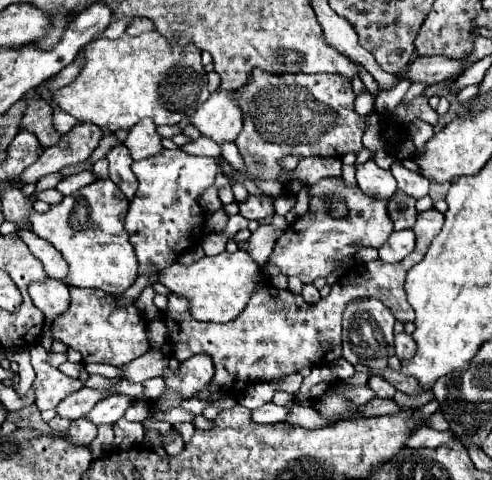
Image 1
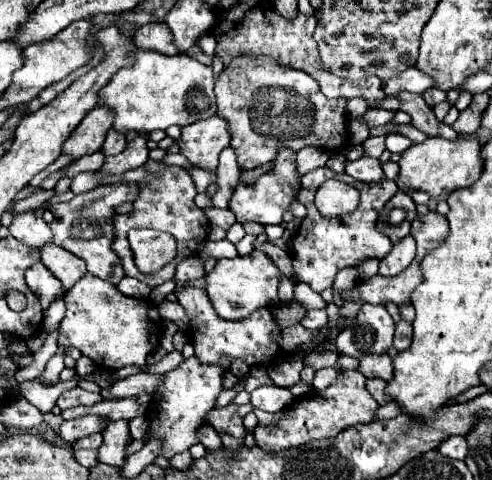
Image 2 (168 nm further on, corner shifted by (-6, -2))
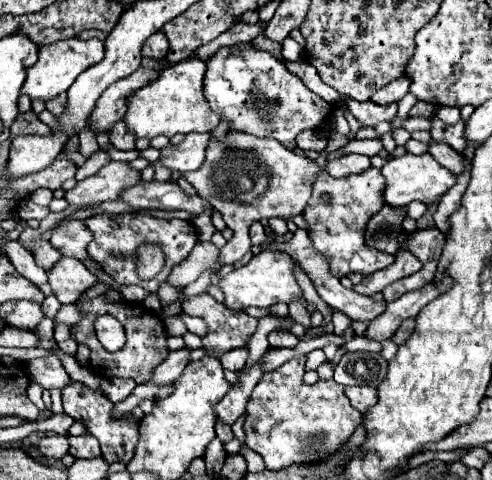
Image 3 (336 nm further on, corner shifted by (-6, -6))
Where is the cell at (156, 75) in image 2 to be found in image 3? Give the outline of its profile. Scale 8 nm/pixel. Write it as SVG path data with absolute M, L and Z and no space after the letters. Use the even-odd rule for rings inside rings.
M188 58L180 64L164 68L156 80L128 96L128 110L124 116L128 130L132 130L138 138L154 138L160 134L172 138L178 132L212 132L218 126L220 116L208 106L202 94L204 74L206 64L198 58Z

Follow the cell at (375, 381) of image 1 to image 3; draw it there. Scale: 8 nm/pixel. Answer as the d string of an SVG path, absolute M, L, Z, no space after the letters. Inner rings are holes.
M348 386L346 396L356 410L368 412L368 408L372 408L378 400L378 390L374 386Z

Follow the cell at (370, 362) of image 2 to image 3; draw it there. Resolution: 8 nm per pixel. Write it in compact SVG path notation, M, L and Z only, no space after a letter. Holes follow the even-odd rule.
M344 354L334 368L334 380L342 386L378 386L386 378L386 368L388 362L382 358L382 354Z

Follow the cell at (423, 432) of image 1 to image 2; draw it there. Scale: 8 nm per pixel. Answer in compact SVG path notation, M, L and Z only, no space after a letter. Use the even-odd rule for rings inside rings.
M450 436L448 440L444 440L444 444L440 444L438 450L442 456L456 458L456 460L464 460L468 456L468 444L462 436Z

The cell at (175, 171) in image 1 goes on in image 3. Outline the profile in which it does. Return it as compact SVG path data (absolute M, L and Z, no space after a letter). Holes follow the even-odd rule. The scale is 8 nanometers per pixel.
M144 212L120 214L120 216L98 214L98 216L88 218L86 224L94 232L94 240L88 244L88 254L104 268L104 272L108 272L118 284L126 284L126 286L136 284L136 286L146 288L148 292L156 292L160 282L164 282L168 278L168 272L172 272L172 268L176 264L182 264L198 242L196 228L192 226L192 222L188 222L188 220L160 220L160 218L154 218L152 214L144 214ZM142 242L162 244L164 252L166 252L164 274L158 274L152 280L140 280L138 274L134 272L134 250Z

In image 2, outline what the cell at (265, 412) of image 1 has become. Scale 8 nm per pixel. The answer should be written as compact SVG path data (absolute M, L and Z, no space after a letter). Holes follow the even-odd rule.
M228 404L224 408L214 408L208 416L208 424L214 426L216 432L220 434L230 434L230 436L244 436L244 424L242 418L252 412L250 404L244 406L236 406L236 404Z

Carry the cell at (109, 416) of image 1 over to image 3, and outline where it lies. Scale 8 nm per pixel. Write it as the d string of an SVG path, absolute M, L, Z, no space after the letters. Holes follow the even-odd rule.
M46 434L40 438L38 448L44 456L50 458L62 458L68 454L68 434L60 436L60 434Z

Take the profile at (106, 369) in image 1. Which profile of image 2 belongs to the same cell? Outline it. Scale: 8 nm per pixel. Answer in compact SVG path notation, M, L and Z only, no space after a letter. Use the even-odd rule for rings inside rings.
M174 350L168 353L155 365L145 365L142 368L144 372L152 372L158 374L164 374L170 370L173 370L183 362L183 356L180 351Z

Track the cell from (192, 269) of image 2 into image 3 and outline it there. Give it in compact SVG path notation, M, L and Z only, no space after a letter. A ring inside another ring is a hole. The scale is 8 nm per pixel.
M162 282L162 284L160 284L160 290L158 290L158 296L160 296L162 304L166 306L166 304L172 304L172 302L178 300L178 290L172 288L172 284Z

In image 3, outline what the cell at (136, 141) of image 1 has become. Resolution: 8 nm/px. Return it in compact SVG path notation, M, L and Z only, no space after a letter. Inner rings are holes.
M110 160L94 176L78 182L72 190L66 192L70 204L100 204L106 200L116 200L118 194L140 182L140 172L134 170L128 162Z

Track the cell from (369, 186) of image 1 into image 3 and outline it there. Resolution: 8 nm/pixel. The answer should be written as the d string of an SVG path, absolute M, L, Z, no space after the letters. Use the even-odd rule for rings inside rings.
M346 154L342 158L334 158L334 160L328 160L328 174L334 176L334 178L342 178L342 176L350 176L350 174L356 174L356 172L364 172L368 170L370 164L370 158L368 156L360 156L360 154Z

